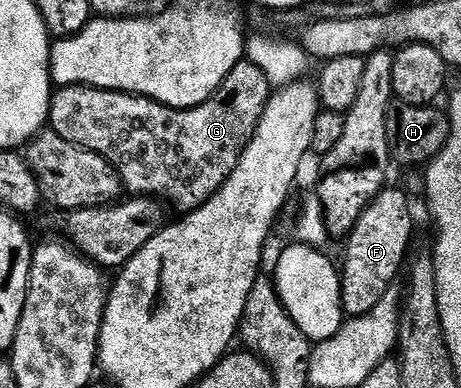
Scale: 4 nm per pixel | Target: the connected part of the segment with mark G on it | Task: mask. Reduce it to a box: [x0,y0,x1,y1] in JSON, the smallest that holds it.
[48,59,269,215]

